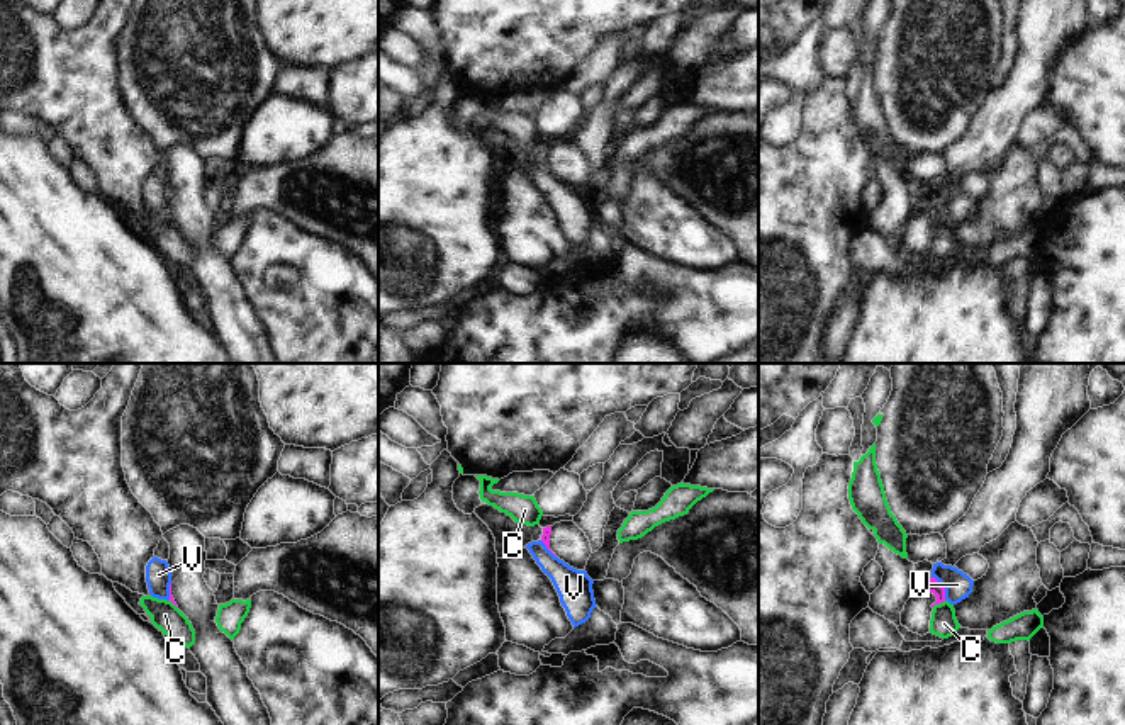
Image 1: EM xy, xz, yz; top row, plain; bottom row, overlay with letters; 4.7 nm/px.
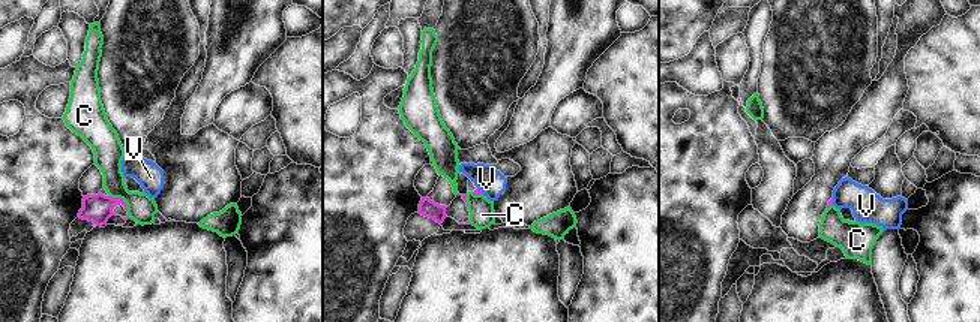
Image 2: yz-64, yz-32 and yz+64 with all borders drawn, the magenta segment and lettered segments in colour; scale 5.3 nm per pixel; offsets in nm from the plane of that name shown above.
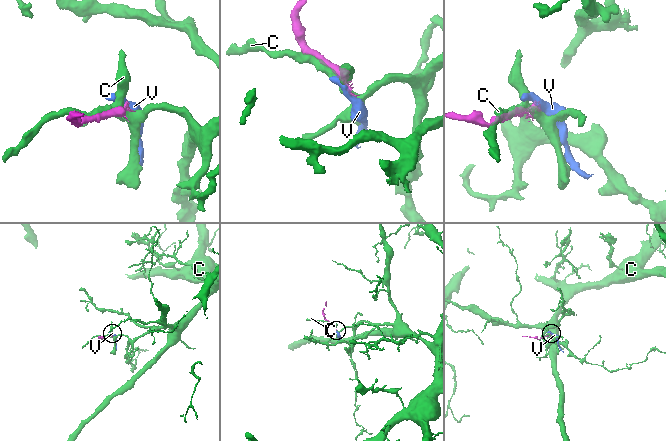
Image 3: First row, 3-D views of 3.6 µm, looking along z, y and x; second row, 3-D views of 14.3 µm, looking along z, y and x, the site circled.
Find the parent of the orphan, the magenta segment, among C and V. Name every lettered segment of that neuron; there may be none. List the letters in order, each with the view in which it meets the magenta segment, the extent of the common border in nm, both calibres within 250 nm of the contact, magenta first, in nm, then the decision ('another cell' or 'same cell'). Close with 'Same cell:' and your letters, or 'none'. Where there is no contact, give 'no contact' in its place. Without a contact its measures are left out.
C: yz | 80 nm | 70/130 nm | another cell
V: yz | 140 nm | 70/130 nm | another cell
Same cell: none

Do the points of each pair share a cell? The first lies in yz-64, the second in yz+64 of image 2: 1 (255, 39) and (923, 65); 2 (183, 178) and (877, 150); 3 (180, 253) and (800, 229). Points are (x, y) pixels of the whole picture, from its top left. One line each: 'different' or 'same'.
1: different
2: different
3: different

